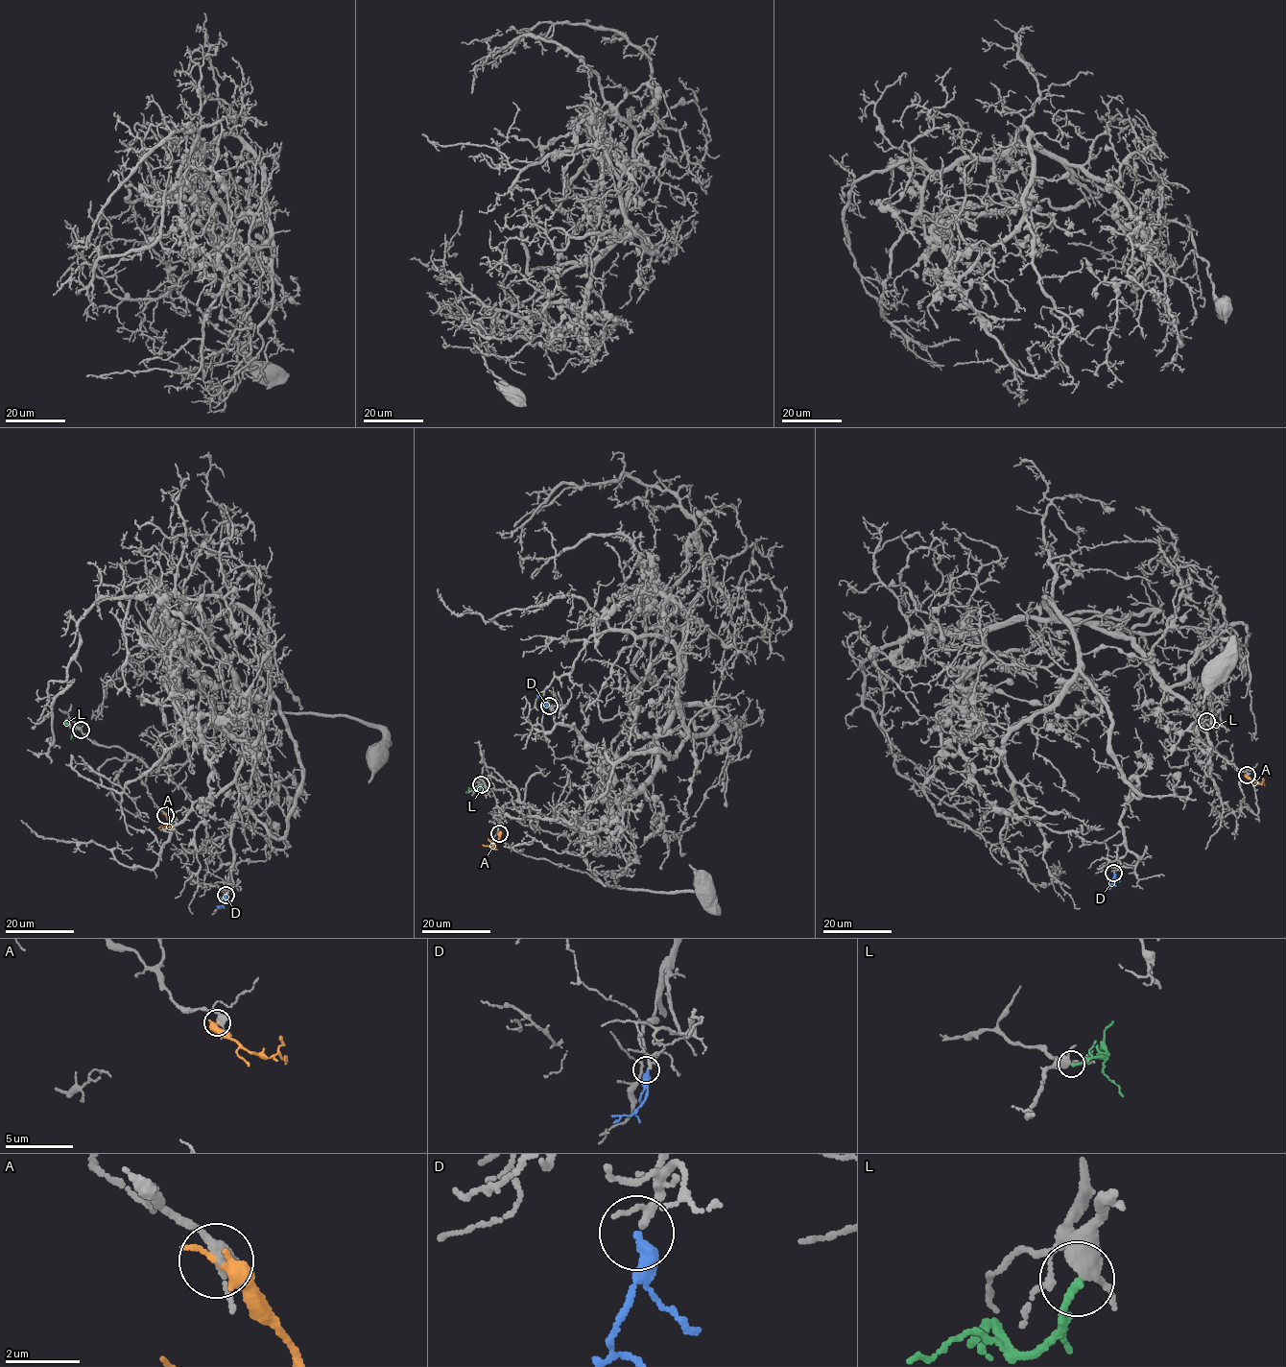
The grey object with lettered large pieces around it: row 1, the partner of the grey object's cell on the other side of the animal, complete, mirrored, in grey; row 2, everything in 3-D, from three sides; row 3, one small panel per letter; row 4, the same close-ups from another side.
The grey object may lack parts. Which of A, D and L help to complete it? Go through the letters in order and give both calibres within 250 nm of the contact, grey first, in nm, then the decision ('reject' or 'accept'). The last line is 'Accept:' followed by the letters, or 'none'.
A: calibres 320 and 360 nm; reject
D: calibres 170 and 360 nm; accept
L: calibres 360 and 200 nm; reject
Accept: D

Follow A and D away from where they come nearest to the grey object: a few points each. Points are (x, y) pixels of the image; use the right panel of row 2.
A: (1247, 775), (1264, 785)
D: (1114, 873), (1108, 889)

